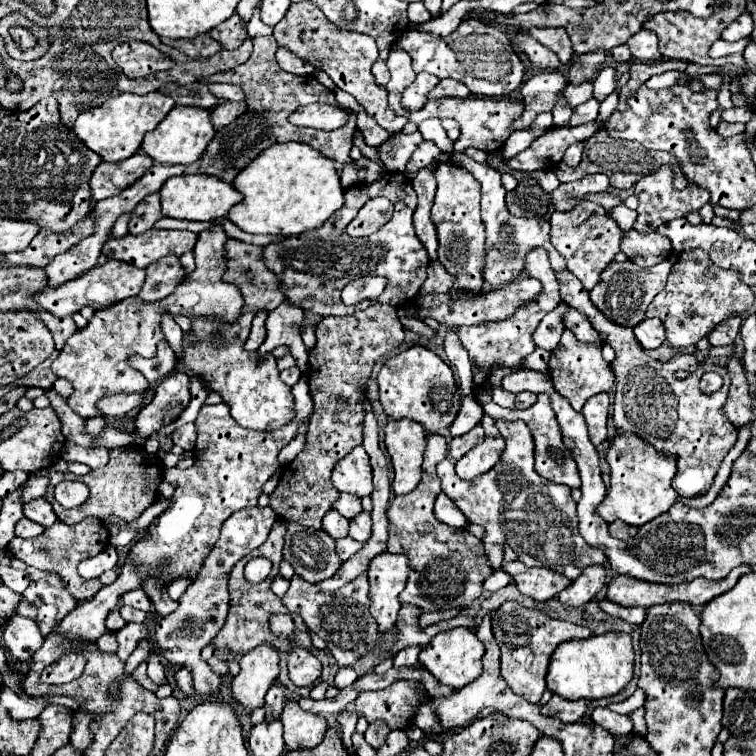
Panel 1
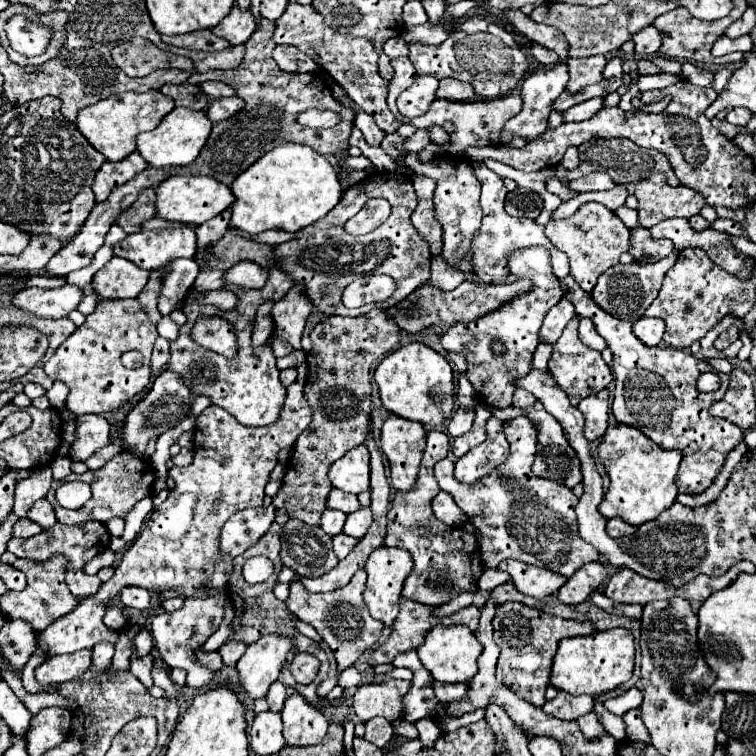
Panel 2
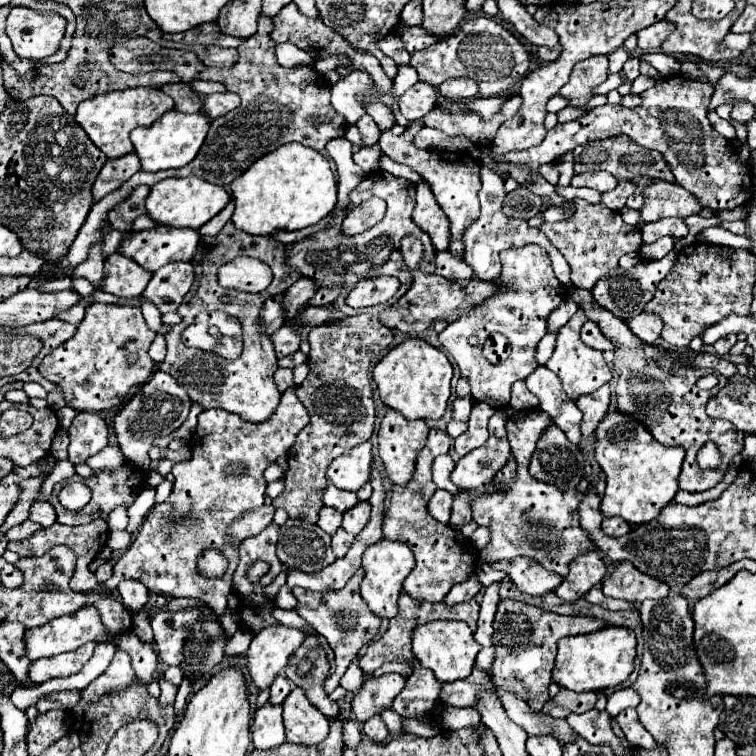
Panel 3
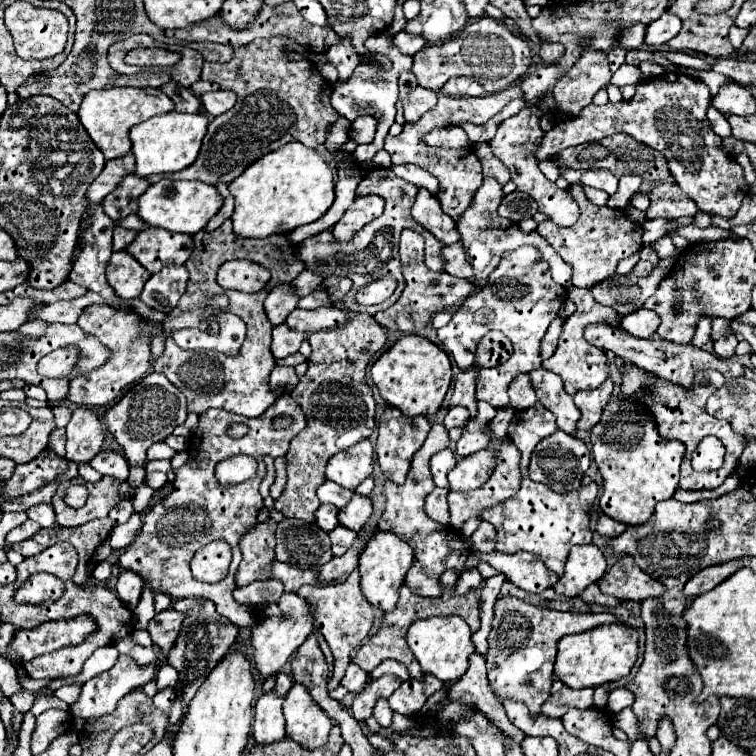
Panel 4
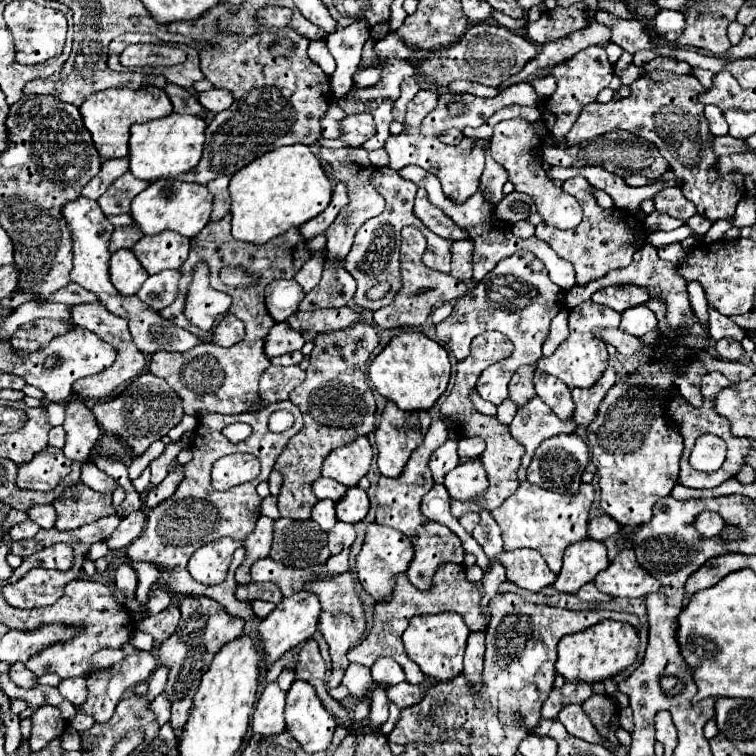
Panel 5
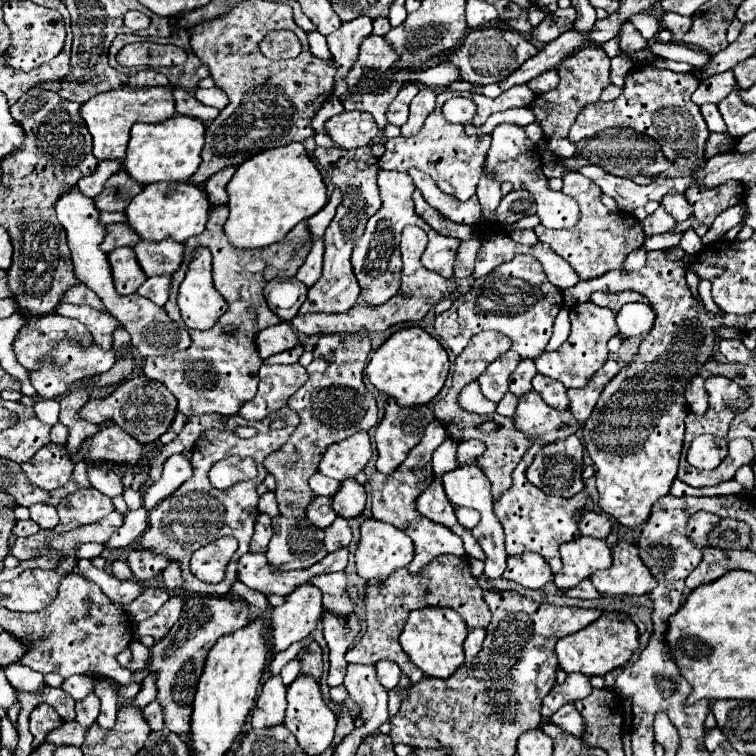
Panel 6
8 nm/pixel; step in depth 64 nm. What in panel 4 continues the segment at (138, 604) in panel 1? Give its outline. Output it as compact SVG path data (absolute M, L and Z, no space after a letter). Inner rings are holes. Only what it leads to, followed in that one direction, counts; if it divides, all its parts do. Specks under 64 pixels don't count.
M122 572L118 576L116 592L118 592L118 598L124 602L126 608L134 610L138 606L142 588L144 588L144 580L140 580L140 576L134 576L134 572Z

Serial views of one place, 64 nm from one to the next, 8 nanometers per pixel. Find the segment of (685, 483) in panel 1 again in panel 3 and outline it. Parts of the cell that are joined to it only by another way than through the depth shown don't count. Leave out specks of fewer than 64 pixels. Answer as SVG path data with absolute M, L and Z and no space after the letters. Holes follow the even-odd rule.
M582 302L580 306L584 308L584 314L592 322L598 324L600 332L614 344L614 370L618 374L616 410L622 414L630 414L634 420L638 420L642 426L646 426L646 430L652 432L652 436L670 438L670 440L666 440L666 442L670 442L666 446L682 446L686 450L686 458L682 462L682 472L678 478L680 490L702 492L702 490L714 488L722 480L722 476L728 468L728 462L744 446L744 432L736 430L736 426L728 424L728 420L714 420L706 414L708 400L720 392L720 388L728 382L728 378L718 376L720 384L716 388L700 390L696 386L696 380L702 374L708 374L708 370L690 366L688 362L684 362L684 356L678 350L668 350L668 358L674 360L674 368L662 370L658 366L658 362L662 358L666 358L666 354L660 346L648 346L648 344L640 342L638 336L634 336L630 332L630 328L624 320L620 320L612 312L600 308L596 302ZM706 442L714 442L722 456L720 466L714 470L702 470L696 462L696 454Z

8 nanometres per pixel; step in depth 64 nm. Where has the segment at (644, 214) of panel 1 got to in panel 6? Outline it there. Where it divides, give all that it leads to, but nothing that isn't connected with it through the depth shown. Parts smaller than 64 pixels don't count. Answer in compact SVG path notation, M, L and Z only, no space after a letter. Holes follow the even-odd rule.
M668 192L660 204L664 206L664 210L676 218L676 222L684 222L686 218L692 216L692 206L688 204L686 196L680 194L680 192Z

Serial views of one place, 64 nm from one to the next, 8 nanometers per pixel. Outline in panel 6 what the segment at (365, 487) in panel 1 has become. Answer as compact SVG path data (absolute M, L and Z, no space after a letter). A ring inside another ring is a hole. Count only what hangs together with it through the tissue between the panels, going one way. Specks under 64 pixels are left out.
M358 432L350 440L344 440L328 448L328 452L322 456L318 470L324 476L342 482L348 478L356 478L366 468L370 458L372 458L370 438L366 432Z

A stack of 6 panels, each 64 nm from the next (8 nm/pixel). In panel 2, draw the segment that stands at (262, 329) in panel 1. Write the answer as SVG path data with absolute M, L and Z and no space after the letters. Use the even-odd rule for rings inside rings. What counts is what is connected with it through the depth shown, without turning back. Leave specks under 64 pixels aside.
M264 302L258 312L256 312L256 318L254 318L254 332L252 332L252 346L262 346L268 342L268 338L272 336L272 330L274 330L274 324L272 324L272 318L270 318L270 308L272 304Z

